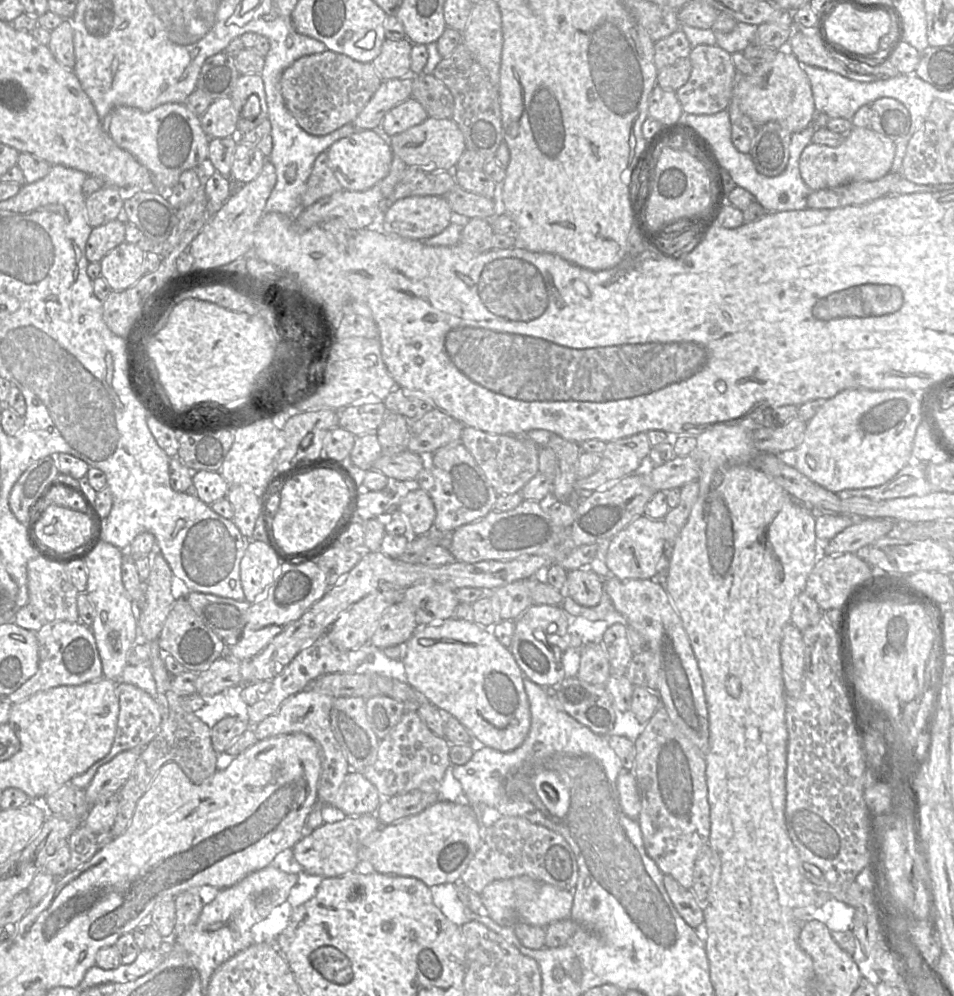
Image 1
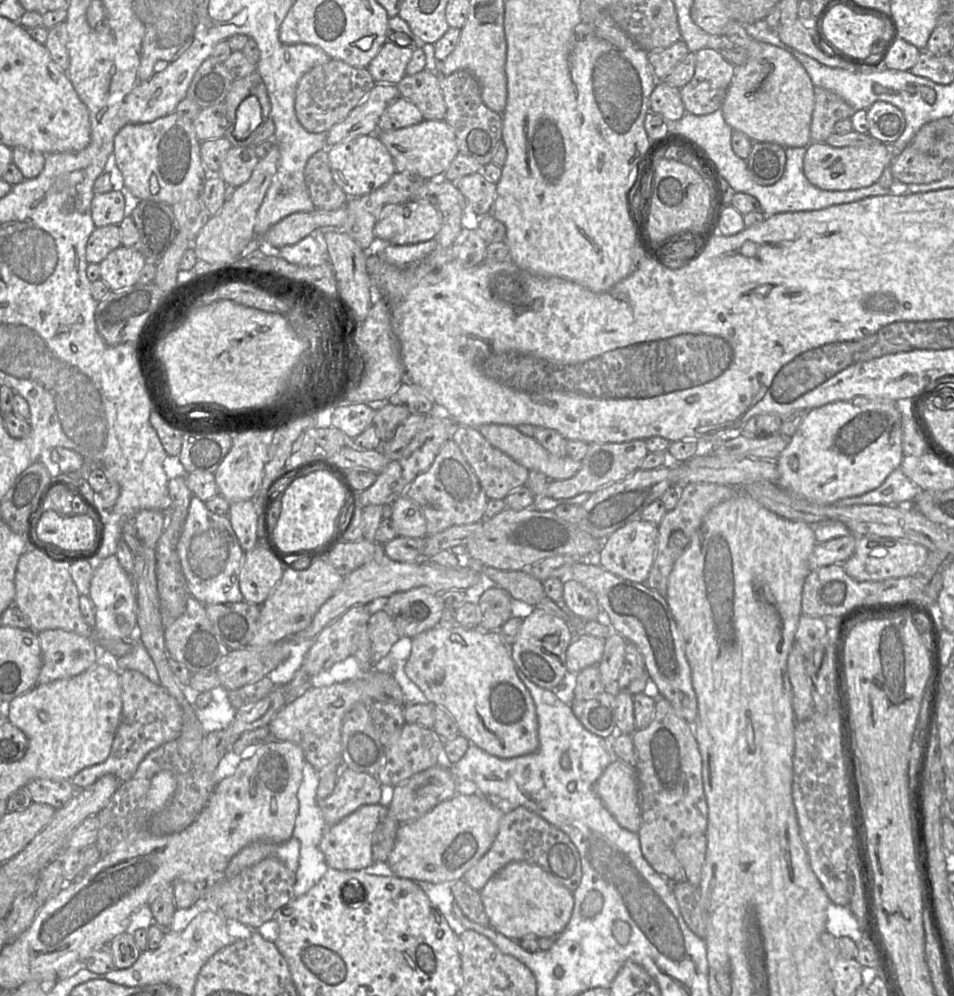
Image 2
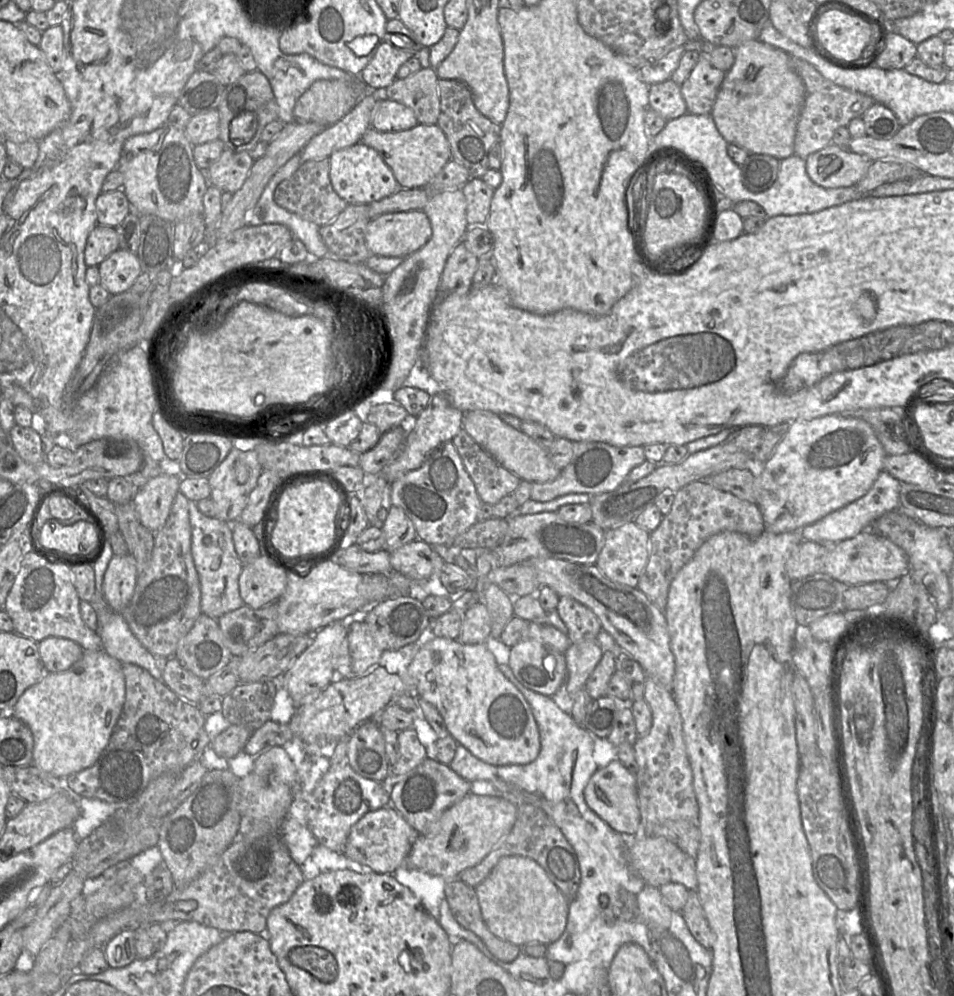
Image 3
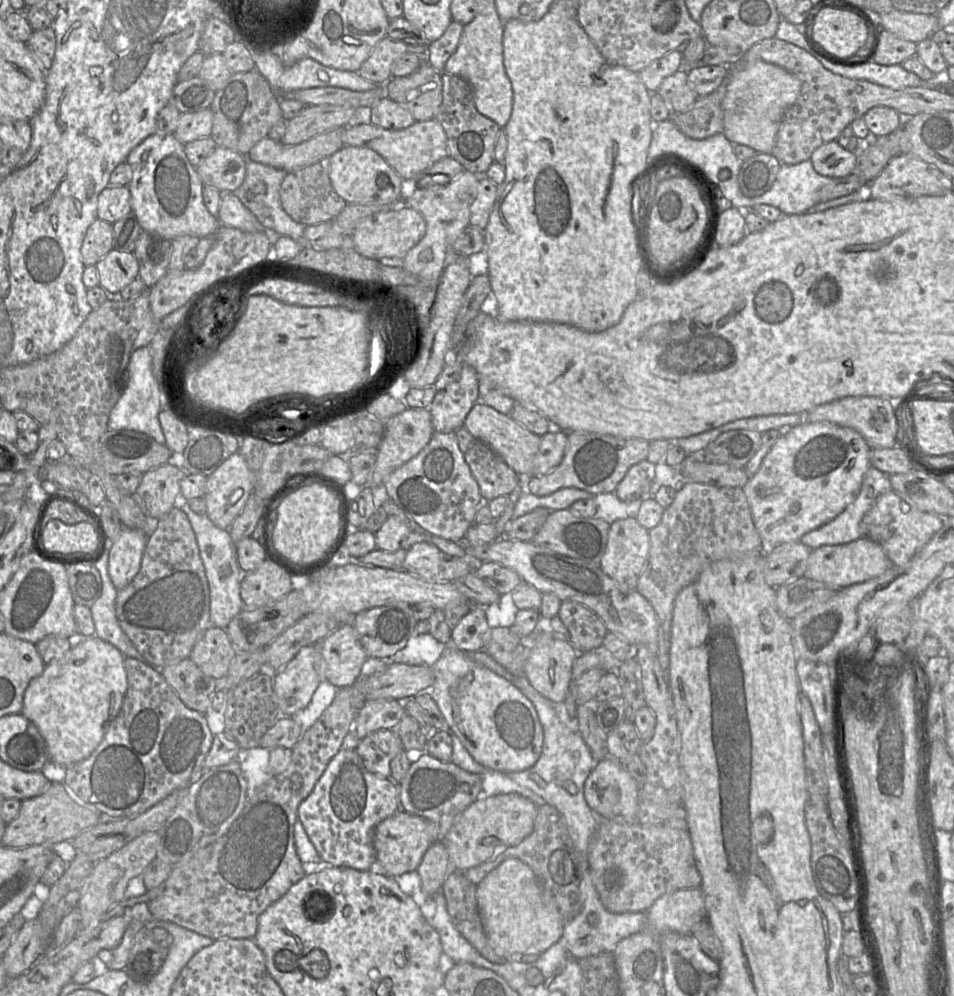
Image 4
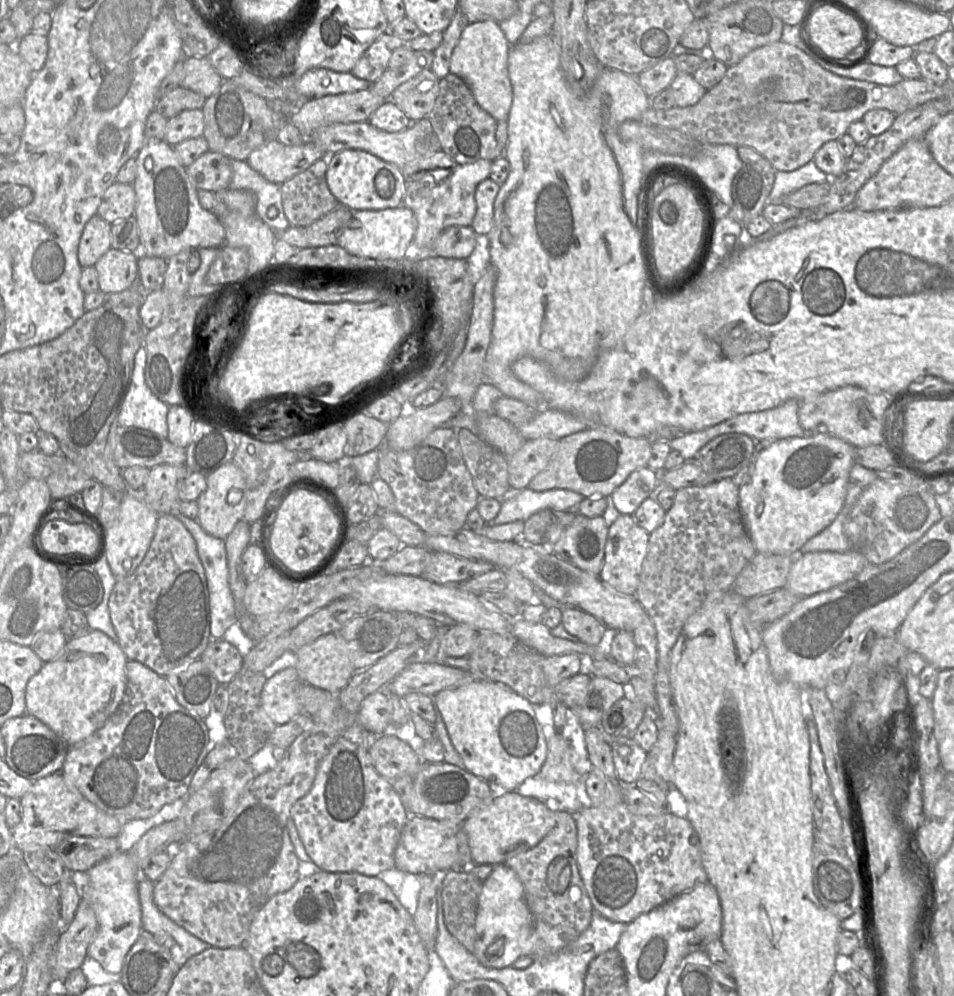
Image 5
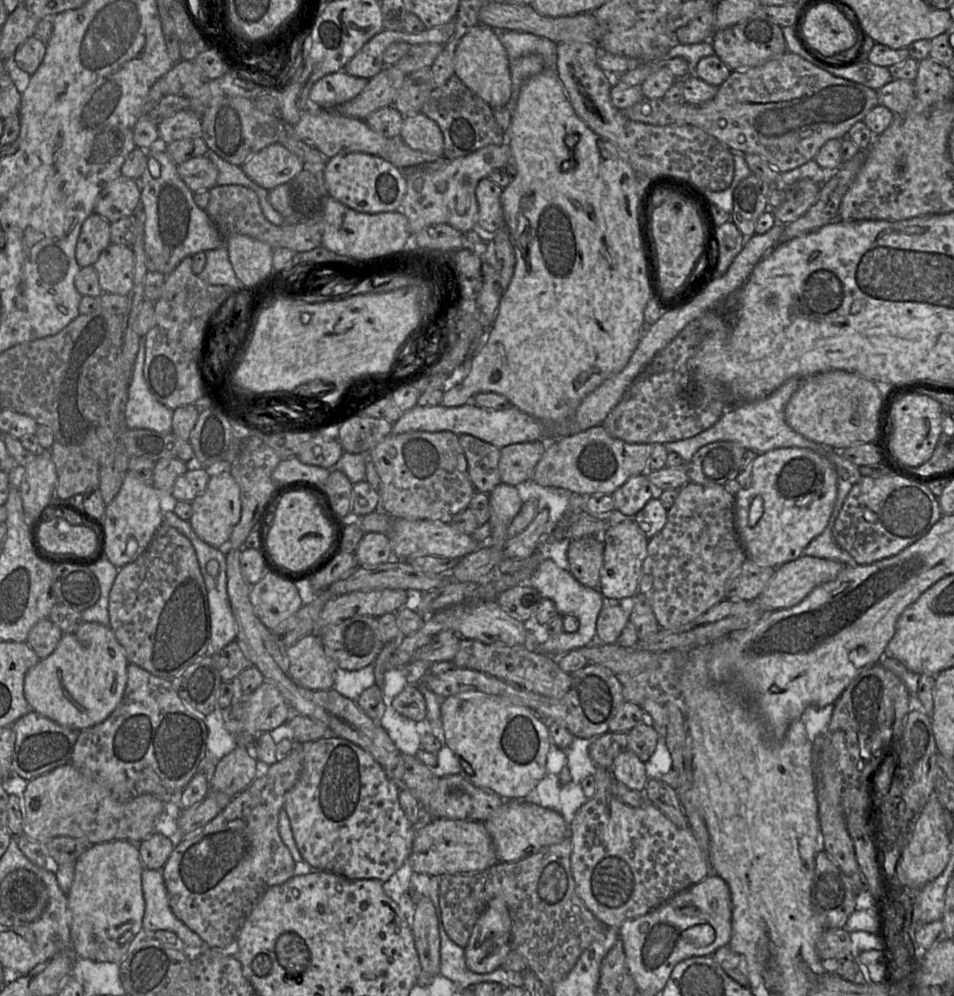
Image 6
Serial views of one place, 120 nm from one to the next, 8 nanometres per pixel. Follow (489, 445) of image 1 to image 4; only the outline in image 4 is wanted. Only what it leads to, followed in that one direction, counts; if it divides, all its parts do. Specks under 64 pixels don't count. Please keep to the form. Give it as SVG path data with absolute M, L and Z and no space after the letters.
M464 426L455 431L459 448L478 483L483 502L509 496L522 478L486 443L475 438Z

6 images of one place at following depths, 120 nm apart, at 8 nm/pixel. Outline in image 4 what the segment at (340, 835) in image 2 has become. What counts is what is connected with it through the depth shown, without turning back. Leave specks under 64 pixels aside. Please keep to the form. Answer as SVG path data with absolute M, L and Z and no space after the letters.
M399 809L379 823L375 829L373 845L378 869L391 878L417 870L427 849L438 841L437 835L438 829L434 823Z

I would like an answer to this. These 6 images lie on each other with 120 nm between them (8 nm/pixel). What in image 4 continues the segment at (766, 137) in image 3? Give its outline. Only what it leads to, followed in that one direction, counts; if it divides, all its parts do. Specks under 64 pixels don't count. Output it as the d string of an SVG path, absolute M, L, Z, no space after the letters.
M758 60L728 66L728 84L722 101L724 135L732 143L771 154L783 115L796 101L800 90L800 79L778 65Z

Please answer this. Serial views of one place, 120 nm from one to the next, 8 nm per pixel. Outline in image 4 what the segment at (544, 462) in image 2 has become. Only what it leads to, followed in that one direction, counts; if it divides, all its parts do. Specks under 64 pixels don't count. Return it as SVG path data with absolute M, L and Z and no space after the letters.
M481 402L474 404L463 426L475 438L490 446L522 478L522 481L534 477L532 476L533 463L539 450L540 436L527 430L509 415L502 414Z

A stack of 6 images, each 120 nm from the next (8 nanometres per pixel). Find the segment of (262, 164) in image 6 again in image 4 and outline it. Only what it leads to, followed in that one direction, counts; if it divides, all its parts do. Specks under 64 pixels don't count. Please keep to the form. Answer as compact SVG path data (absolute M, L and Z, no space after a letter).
M334 128L292 146L265 137L251 148L247 157L286 172L297 171L341 149L344 146L342 132L343 128Z

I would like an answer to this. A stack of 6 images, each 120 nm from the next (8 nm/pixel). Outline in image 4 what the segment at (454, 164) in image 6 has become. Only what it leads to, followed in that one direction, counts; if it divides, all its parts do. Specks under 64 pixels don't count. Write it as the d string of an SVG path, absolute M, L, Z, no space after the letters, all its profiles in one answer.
M464 169L447 184L407 189L404 203L423 215L426 233L404 257L403 267L406 270L426 280L440 280L444 268L449 265L450 250L453 249L454 241L470 225L470 206L477 195L479 177Z

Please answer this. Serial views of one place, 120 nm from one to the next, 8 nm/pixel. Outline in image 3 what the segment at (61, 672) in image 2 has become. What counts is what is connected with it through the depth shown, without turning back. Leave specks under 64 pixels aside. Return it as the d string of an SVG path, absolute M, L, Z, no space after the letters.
M54 636L39 641L38 650L45 672L52 673L68 670L84 653L78 643Z

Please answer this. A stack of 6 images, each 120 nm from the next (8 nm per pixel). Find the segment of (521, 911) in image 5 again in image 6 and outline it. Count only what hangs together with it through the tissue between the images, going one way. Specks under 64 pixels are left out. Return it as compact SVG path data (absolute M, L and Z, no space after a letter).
M493 898L476 921L465 947L467 968L490 973L501 967L511 946L511 917L505 901Z

